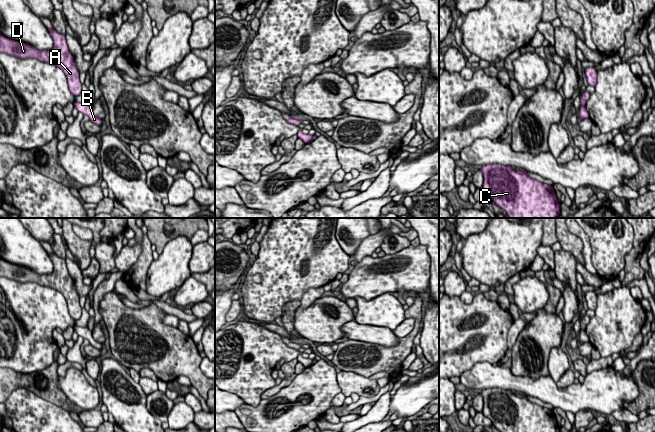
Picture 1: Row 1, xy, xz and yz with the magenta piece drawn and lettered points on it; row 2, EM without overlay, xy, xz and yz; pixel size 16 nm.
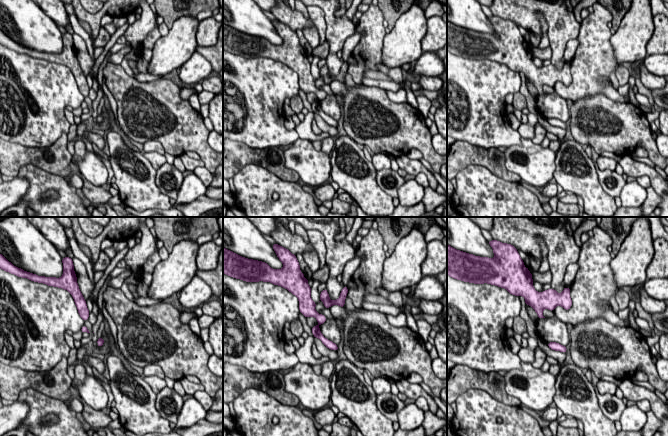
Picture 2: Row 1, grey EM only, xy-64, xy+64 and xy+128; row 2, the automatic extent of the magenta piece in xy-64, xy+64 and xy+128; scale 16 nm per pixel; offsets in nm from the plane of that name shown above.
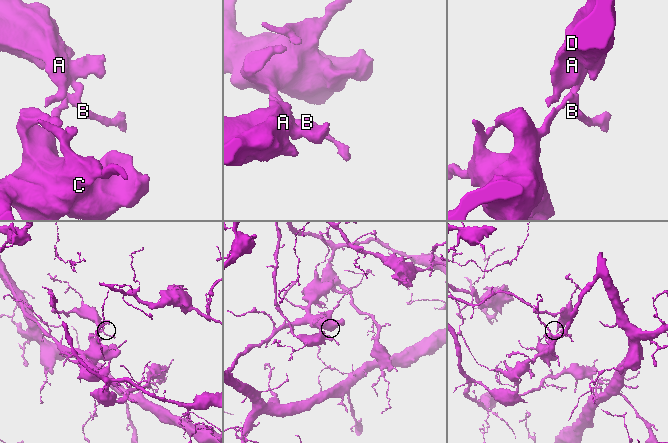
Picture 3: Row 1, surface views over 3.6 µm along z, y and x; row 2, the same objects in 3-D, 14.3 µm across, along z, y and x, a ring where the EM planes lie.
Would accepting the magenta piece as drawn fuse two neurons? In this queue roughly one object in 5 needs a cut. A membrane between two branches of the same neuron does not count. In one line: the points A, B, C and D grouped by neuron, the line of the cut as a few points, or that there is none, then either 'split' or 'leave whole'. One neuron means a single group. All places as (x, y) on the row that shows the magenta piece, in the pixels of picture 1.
A D / B C; cut in xy along (87, 102), (91, 107); split

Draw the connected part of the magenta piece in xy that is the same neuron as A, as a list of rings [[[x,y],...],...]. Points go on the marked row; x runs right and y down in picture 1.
[[[55,29],[48,30],[53,38],[51,50],[37,50],[29,44],[11,40],[0,33],[0,52],[22,59],[34,58],[59,67],[67,77],[69,91],[78,96],[82,91],[82,84],[73,55],[69,54],[66,37]]]

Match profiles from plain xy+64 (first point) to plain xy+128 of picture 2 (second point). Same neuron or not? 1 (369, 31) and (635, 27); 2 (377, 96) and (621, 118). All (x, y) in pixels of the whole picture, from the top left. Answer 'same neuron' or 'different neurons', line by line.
1: different neurons
2: same neuron

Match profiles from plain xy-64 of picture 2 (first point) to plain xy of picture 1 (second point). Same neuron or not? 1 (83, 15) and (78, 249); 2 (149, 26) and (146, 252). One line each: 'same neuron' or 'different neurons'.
1: same neuron
2: different neurons

